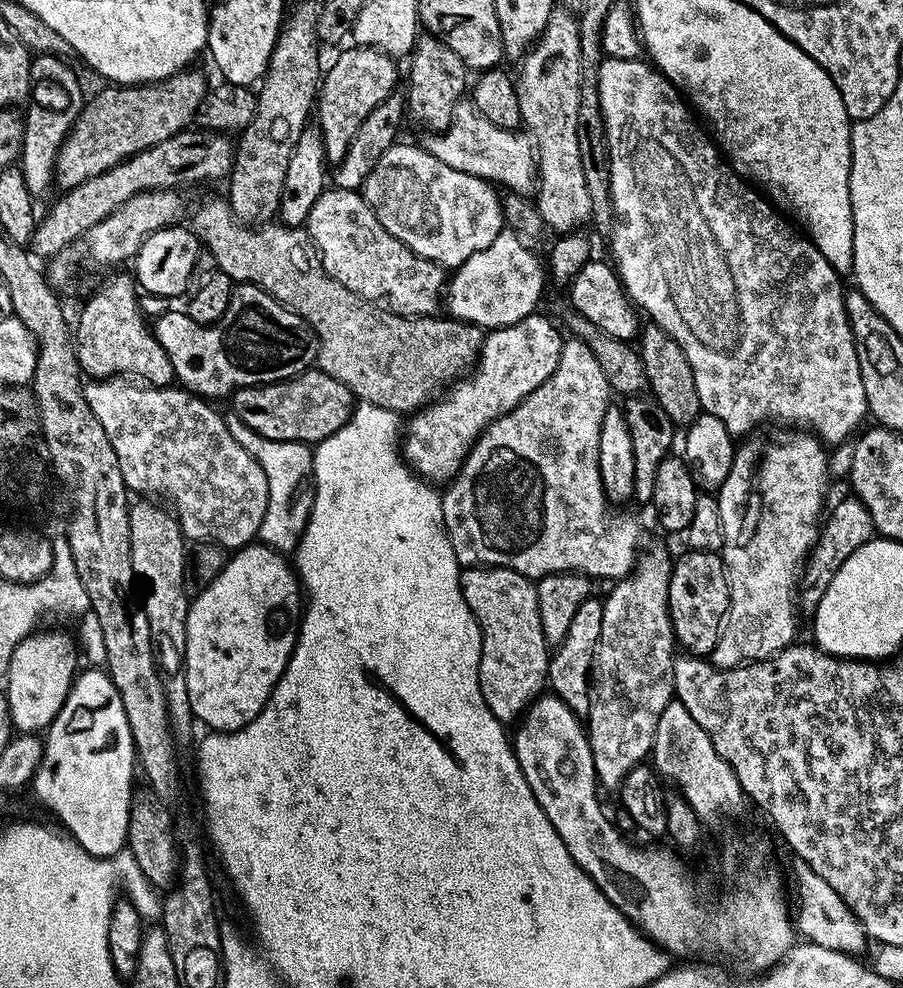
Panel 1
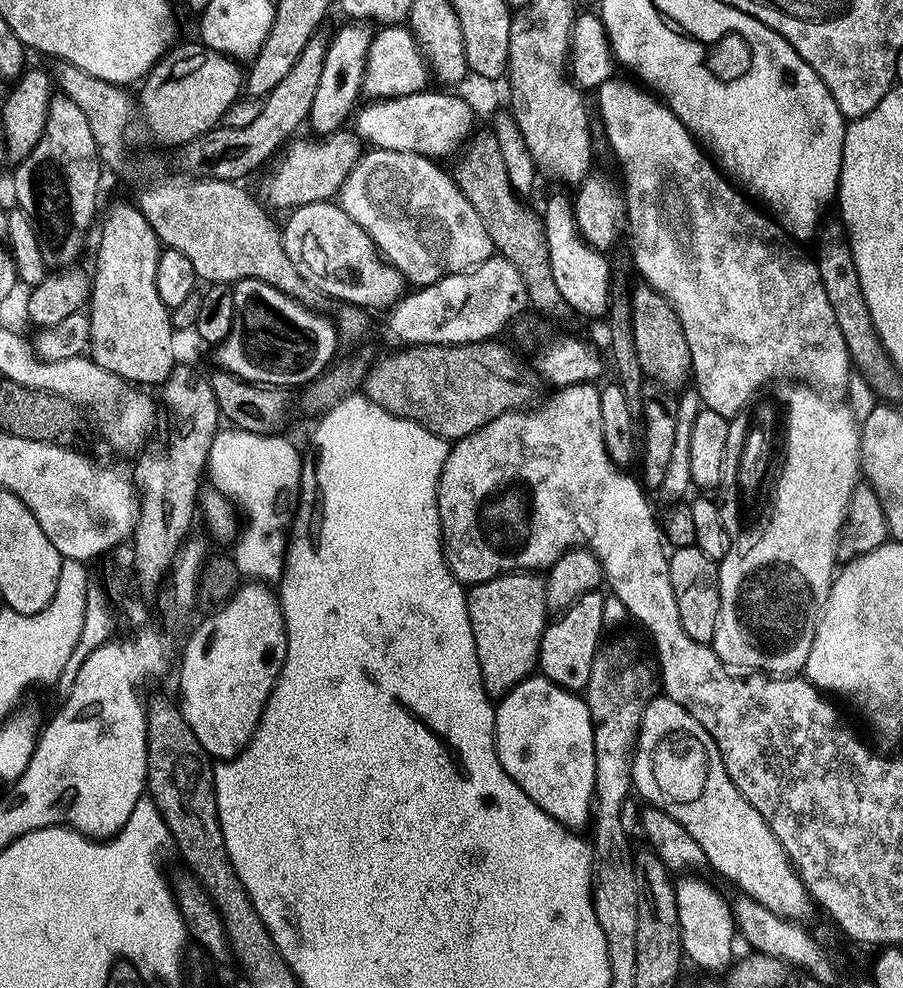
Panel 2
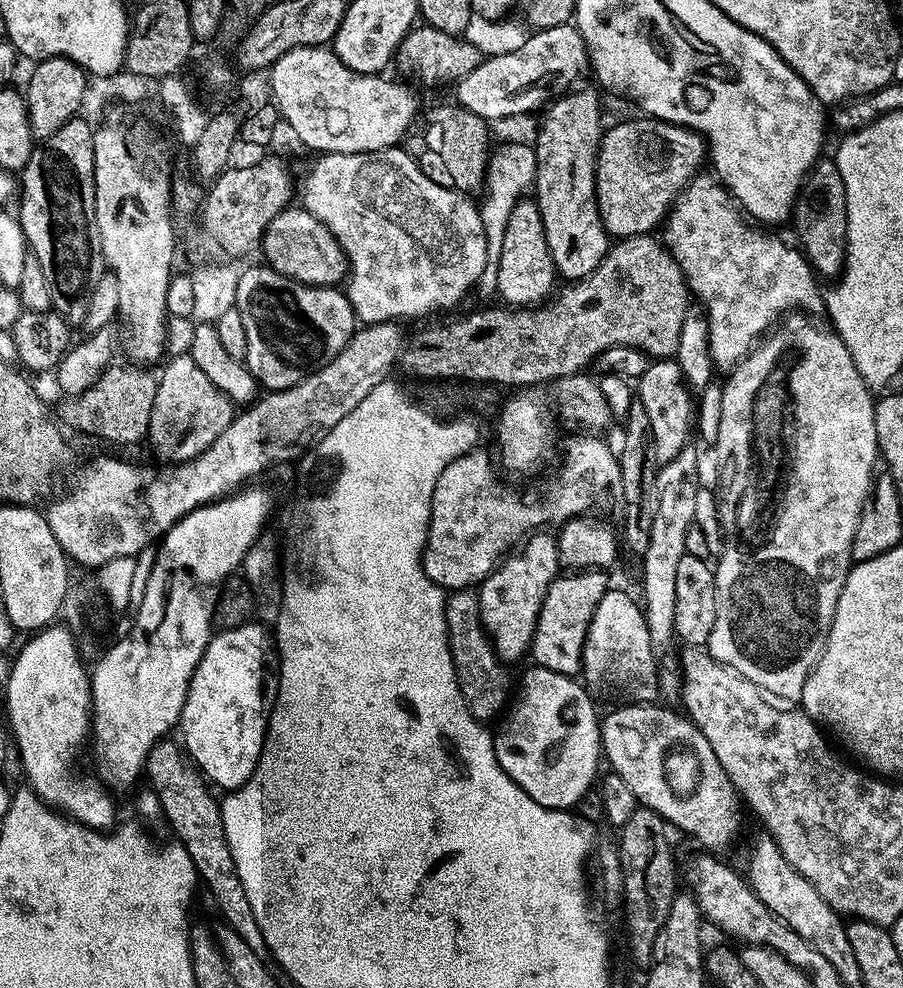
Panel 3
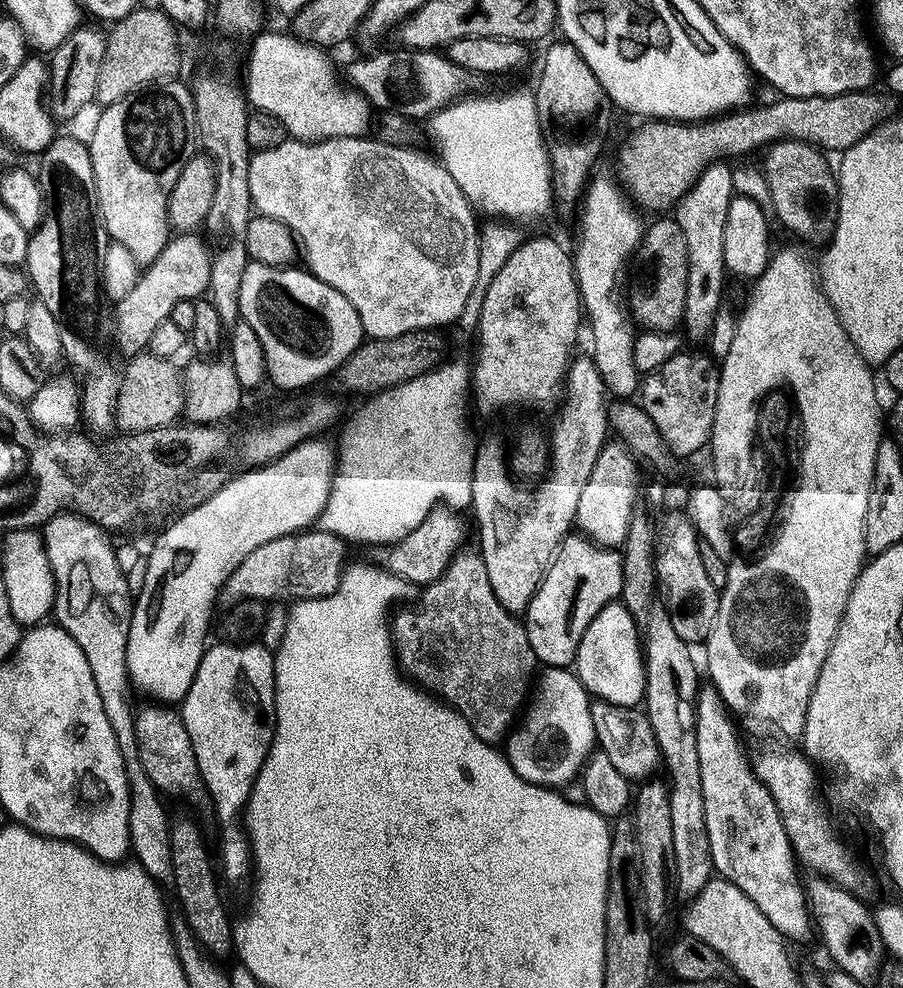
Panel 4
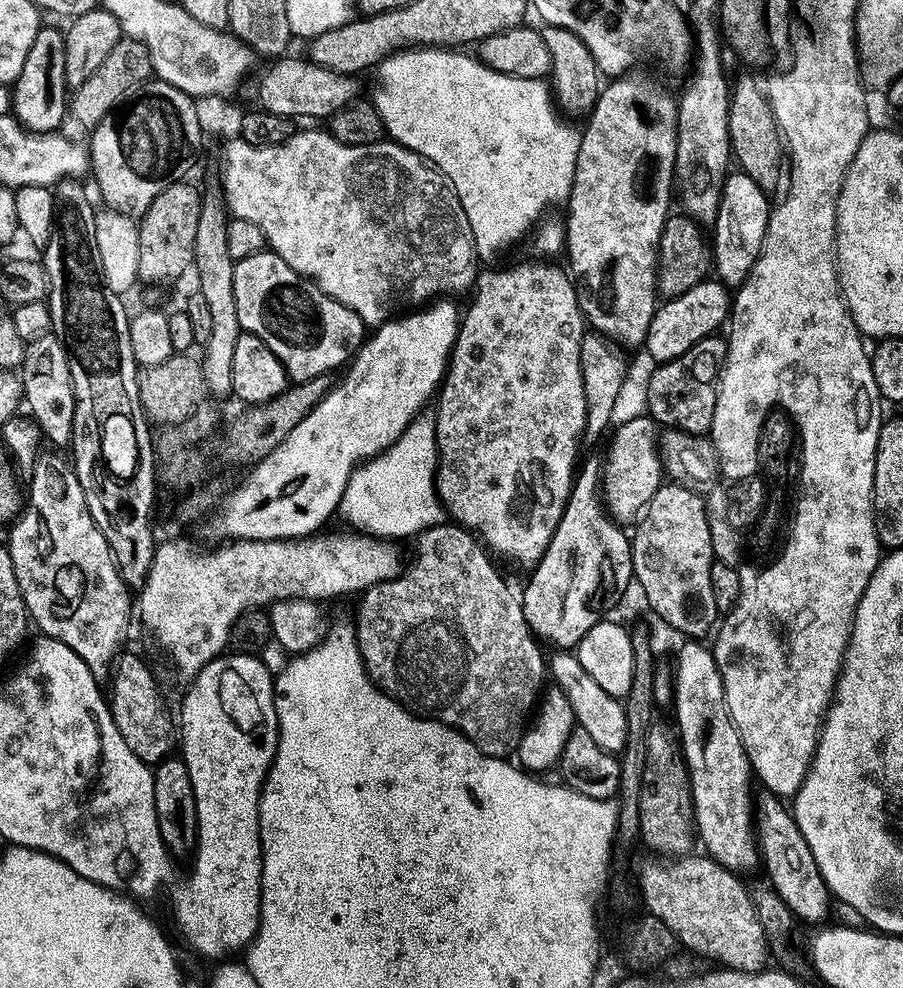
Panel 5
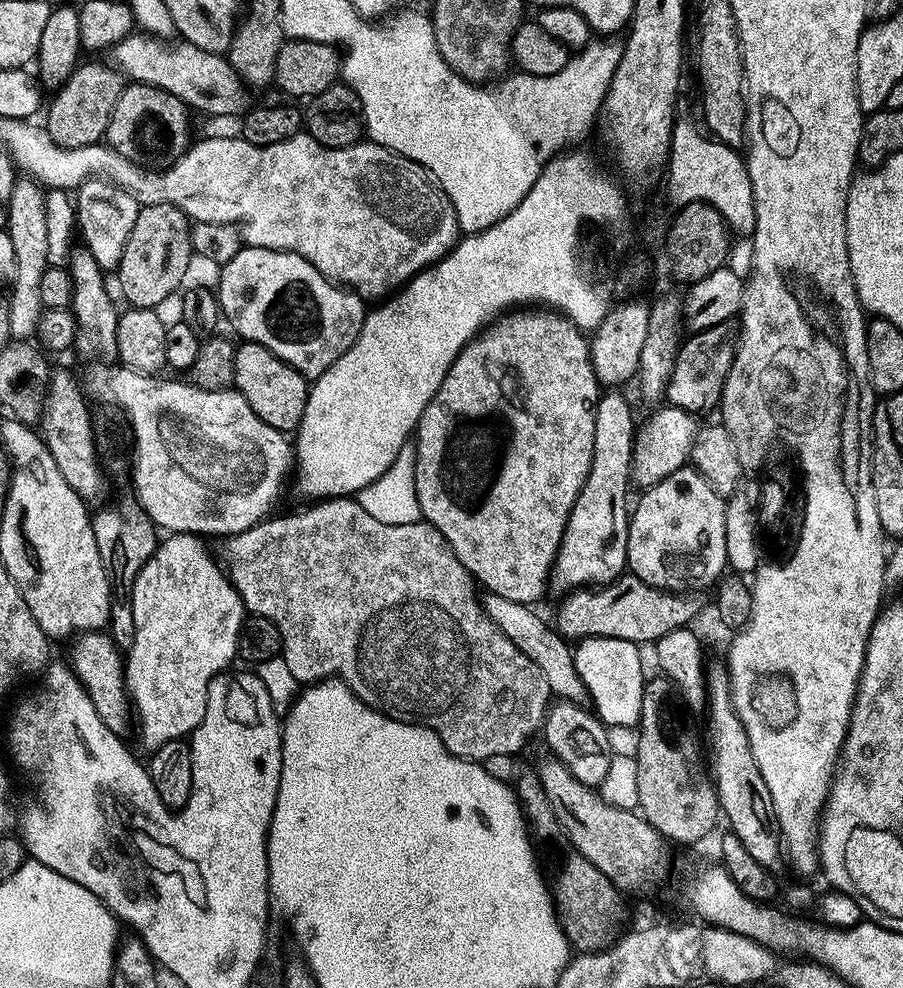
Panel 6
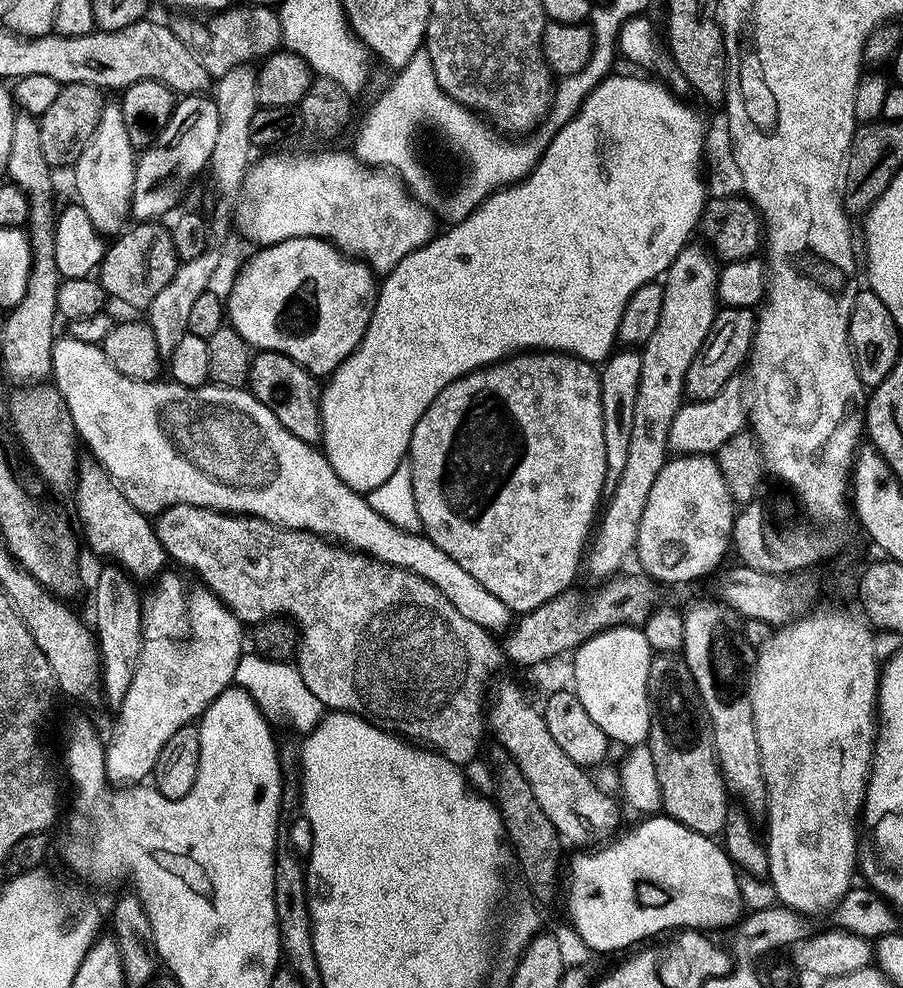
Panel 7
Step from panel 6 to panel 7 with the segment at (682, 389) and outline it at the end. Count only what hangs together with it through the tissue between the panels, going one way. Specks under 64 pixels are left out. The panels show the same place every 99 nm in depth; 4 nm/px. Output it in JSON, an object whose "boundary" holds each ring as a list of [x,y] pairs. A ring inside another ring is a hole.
{"boundary":[[[721,307],[712,323],[712,333],[698,350],[694,362],[690,362],[690,370],[686,370],[684,390],[689,401],[709,400],[723,390],[726,382],[730,382],[740,367],[745,367],[752,351],[752,339],[756,337],[756,316],[751,308]]]}

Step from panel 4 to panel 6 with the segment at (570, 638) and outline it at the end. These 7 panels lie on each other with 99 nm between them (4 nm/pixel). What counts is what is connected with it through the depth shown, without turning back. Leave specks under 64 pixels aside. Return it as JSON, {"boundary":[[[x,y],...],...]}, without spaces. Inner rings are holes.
{"boundary":[[[608,390],[601,395],[599,402],[596,404],[596,413],[594,414],[594,450],[590,458],[590,470],[586,476],[586,482],[582,484],[582,490],[578,492],[578,498],[574,502],[574,506],[568,515],[566,522],[566,530],[562,534],[562,542],[558,546],[558,554],[556,561],[552,564],[550,573],[550,584],[554,589],[557,588],[560,594],[567,594],[575,589],[583,589],[585,586],[603,586],[612,583],[613,580],[619,579],[625,574],[628,566],[628,517],[630,515],[630,500],[628,504],[628,488],[630,489],[630,481],[632,478],[632,443],[636,440],[636,430],[638,420],[632,417],[632,404],[628,400],[620,397],[621,393],[616,390]]]}

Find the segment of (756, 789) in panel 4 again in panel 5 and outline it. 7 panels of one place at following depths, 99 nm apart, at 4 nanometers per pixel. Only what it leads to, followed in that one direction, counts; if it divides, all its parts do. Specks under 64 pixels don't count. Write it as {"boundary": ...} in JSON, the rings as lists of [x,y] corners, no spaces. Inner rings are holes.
{"boundary":[[[688,638],[676,652],[674,663],[674,709],[676,708],[676,724],[678,740],[682,745],[682,755],[688,770],[688,782],[692,786],[692,812],[694,828],[698,840],[704,843],[703,851],[719,862],[723,868],[737,874],[745,874],[751,868],[759,869],[760,846],[754,827],[754,796],[752,800],[752,784],[754,773],[752,763],[748,760],[746,750],[740,741],[738,730],[734,726],[731,714],[728,713],[726,690],[722,682],[722,674],[718,670],[716,653],[696,638]]]}

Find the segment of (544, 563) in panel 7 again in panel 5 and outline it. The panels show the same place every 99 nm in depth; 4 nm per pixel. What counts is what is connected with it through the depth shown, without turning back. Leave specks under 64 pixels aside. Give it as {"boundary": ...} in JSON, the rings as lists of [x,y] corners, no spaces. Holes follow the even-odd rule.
{"boundary":[[[516,264],[502,272],[481,271],[476,277],[474,291],[471,293],[472,305],[462,312],[460,329],[452,347],[452,355],[448,358],[446,375],[442,381],[442,389],[438,394],[440,406],[434,411],[436,422],[436,491],[435,495],[444,503],[451,519],[461,528],[467,528],[482,541],[489,553],[497,557],[505,556],[516,564],[534,566],[542,558],[546,546],[550,546],[550,538],[554,538],[554,530],[562,518],[564,508],[568,505],[568,495],[572,489],[572,481],[576,479],[580,456],[580,440],[584,436],[586,422],[586,390],[582,385],[581,350],[582,338],[586,335],[584,312],[579,304],[569,302],[563,304],[560,300],[551,300],[551,292],[571,293],[574,281],[563,267],[556,264]],[[532,479],[536,483],[536,505],[523,516],[520,512],[512,512],[512,507],[520,500],[520,480]]]}

